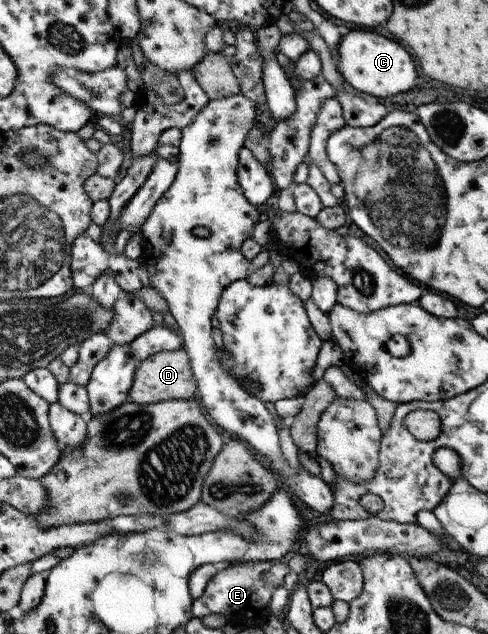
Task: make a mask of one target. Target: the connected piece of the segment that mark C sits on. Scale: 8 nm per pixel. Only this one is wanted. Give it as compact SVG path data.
M351 27L339 44L338 56L337 70L340 70L344 80L356 90L382 100L412 90L418 78L419 71L410 51L396 39L386 38L374 30Z

